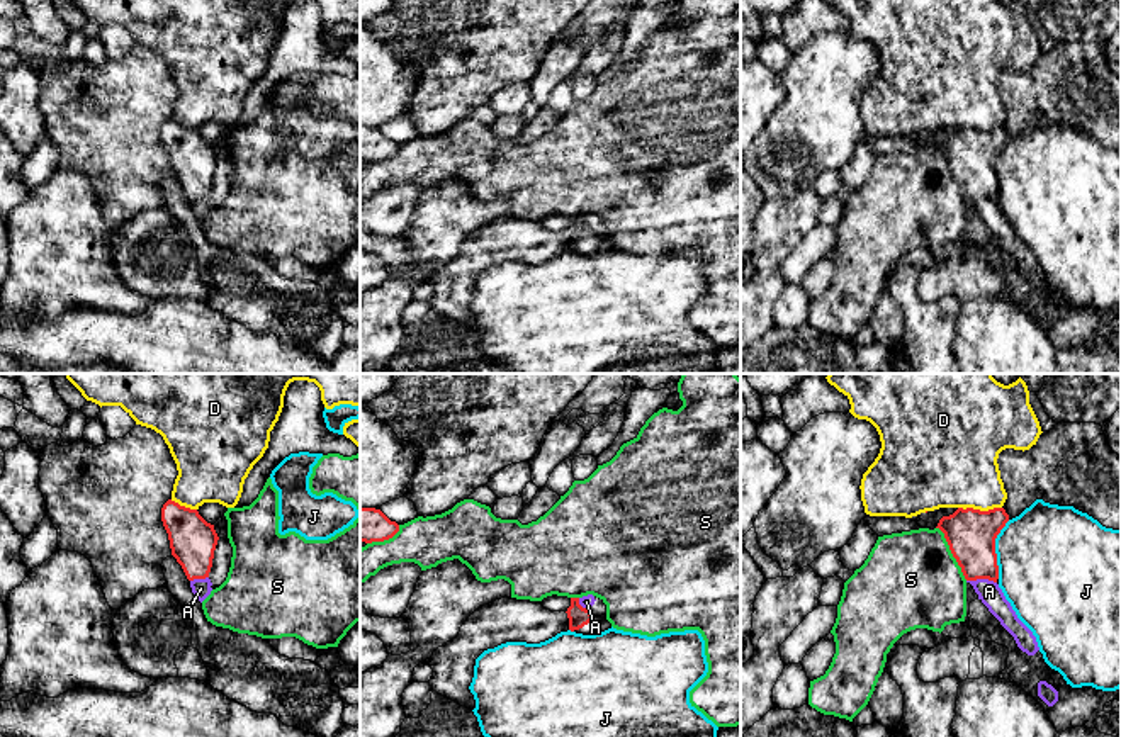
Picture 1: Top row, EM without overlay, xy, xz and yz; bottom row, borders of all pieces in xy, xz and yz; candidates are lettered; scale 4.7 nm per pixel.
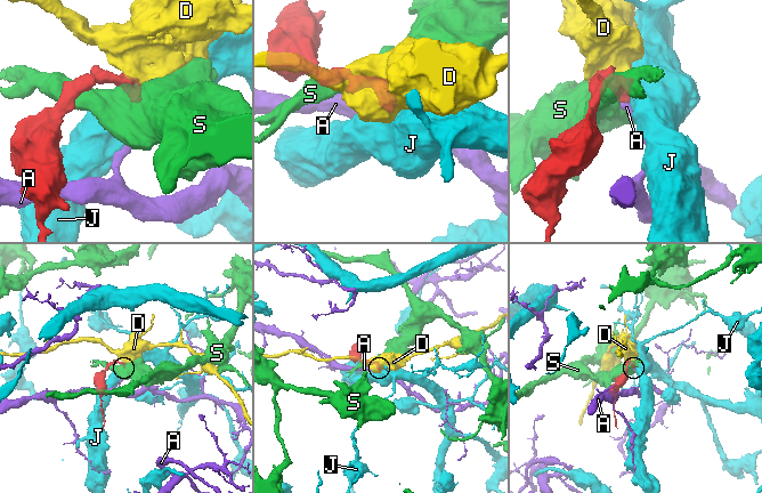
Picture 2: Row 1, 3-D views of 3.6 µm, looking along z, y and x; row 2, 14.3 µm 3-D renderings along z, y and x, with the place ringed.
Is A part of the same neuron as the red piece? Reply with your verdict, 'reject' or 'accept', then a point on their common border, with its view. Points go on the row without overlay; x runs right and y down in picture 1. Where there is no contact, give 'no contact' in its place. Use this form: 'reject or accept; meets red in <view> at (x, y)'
accept; meets red in yz at (982, 197)

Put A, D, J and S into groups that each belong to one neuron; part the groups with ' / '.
A / D / J / S

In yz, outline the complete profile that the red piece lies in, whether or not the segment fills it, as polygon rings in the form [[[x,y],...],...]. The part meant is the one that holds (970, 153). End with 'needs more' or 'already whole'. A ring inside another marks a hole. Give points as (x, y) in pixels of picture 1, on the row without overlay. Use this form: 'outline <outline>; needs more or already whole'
outline [[[958,127],[953,134],[943,136],[936,148],[944,153],[953,177],[961,192],[978,214],[978,219],[1014,256],[1017,267],[1034,275],[1039,267],[1033,251],[1017,238],[1011,222],[997,204],[999,185],[995,158],[1009,141],[1004,127],[980,131]]]; needs more

